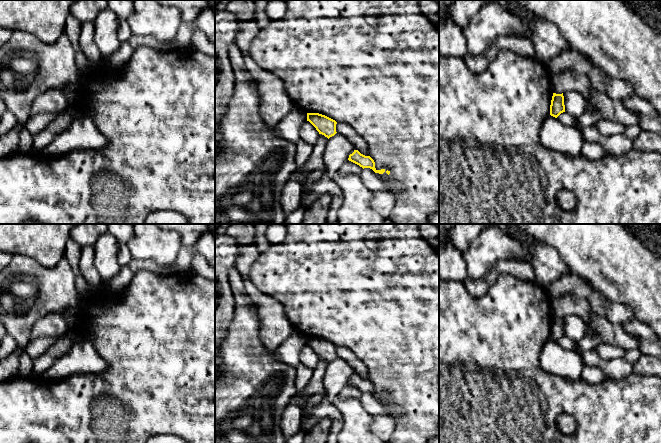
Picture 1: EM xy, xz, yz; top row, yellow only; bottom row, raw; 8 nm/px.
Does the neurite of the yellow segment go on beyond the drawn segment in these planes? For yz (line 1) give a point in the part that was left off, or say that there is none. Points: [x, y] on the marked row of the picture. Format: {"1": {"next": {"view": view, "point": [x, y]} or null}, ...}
{"1": {"next": null}}

